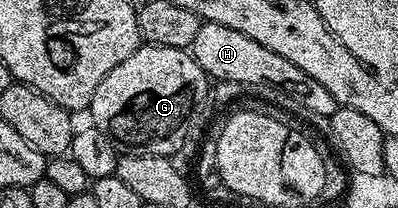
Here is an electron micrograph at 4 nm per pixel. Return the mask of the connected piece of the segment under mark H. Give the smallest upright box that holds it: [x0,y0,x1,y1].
[188,21,340,117]

